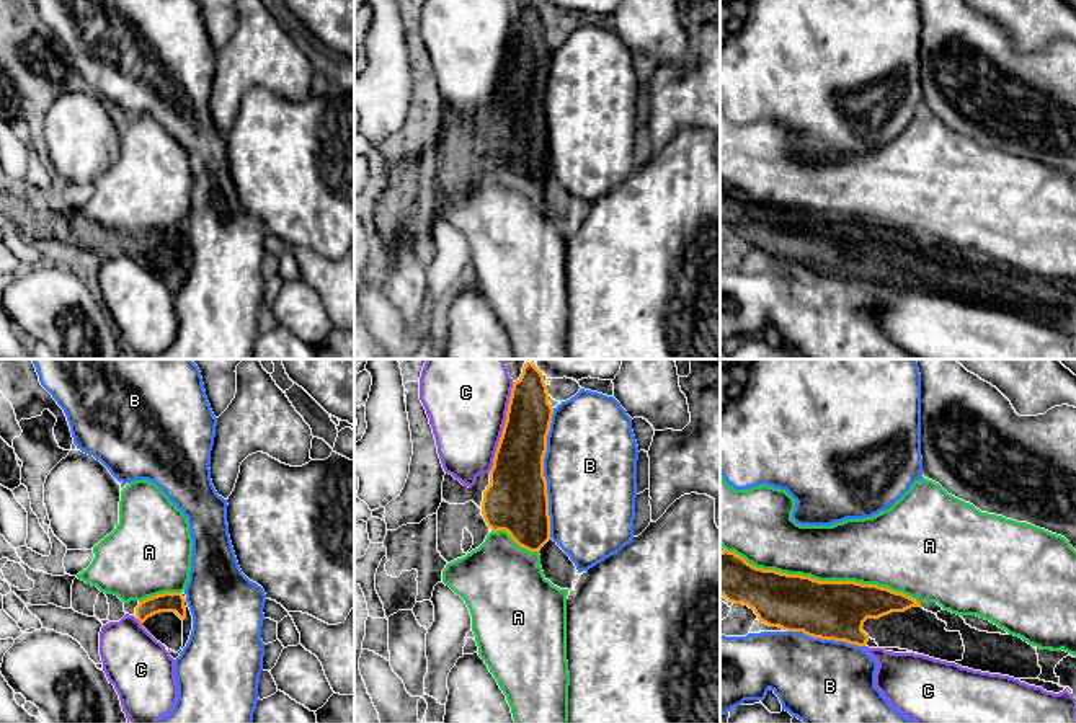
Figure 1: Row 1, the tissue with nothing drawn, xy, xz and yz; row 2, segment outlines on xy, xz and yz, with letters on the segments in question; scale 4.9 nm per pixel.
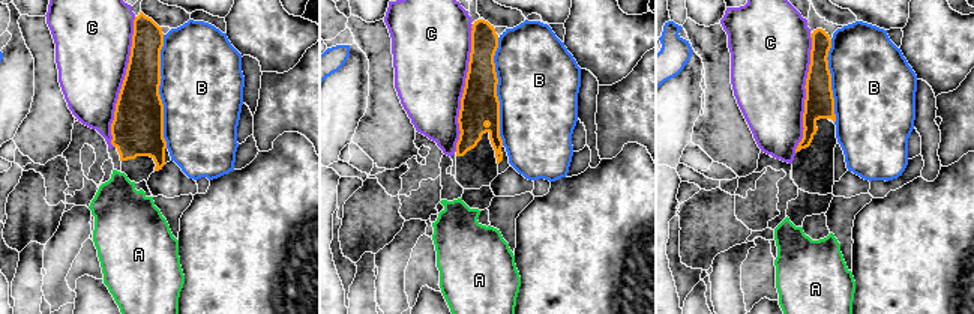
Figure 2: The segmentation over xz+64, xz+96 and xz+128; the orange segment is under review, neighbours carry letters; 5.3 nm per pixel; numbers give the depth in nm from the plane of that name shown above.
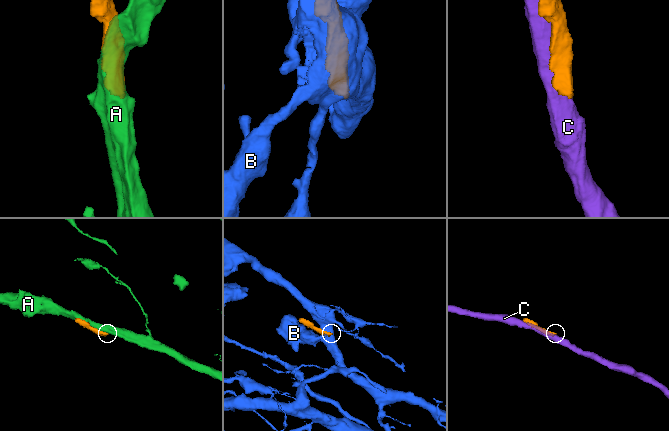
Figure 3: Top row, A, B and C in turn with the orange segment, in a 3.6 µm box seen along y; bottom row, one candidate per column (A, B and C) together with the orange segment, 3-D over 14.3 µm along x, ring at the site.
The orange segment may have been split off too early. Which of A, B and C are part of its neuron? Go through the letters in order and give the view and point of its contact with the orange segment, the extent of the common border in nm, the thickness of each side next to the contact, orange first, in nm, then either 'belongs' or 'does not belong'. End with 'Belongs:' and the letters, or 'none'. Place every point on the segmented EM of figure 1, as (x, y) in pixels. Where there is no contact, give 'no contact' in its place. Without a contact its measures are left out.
A: yz (820, 581) | 950 nm | 280/300 nm | does not belong
B: xz (542, 474) | 650 nm | 320/460 nm | does not belong
C: xz (503, 428) | 460 nm | 260/420 nm | does not belong
Belongs: none

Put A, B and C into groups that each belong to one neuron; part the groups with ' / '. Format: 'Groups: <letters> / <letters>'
Groups: A / B / C

